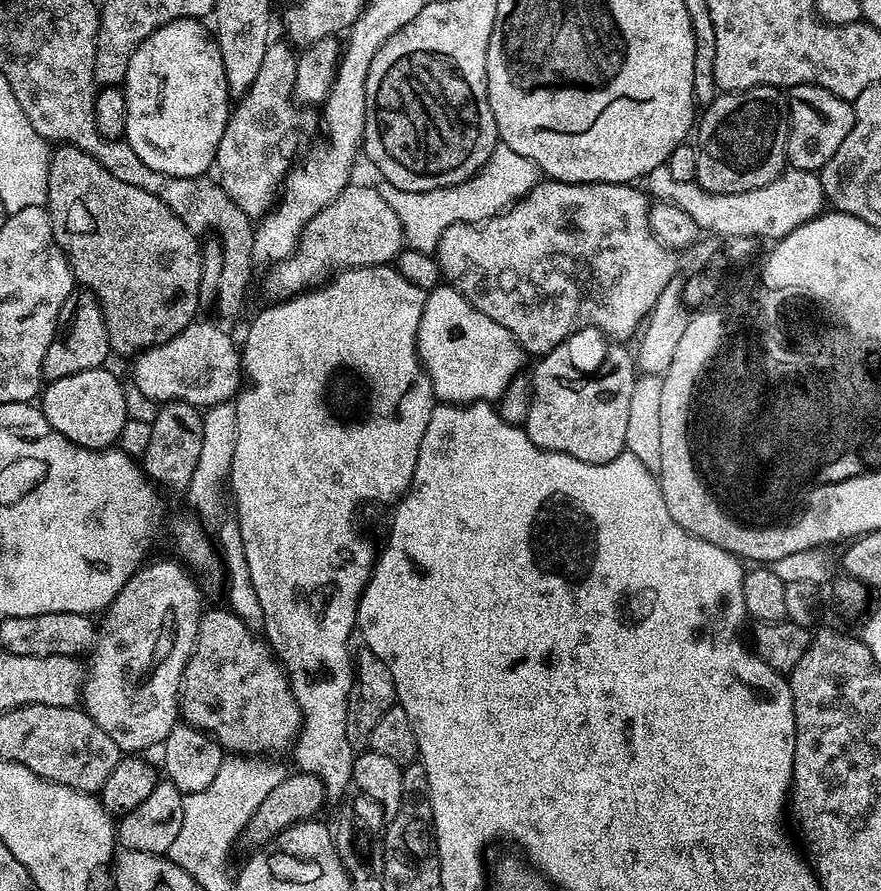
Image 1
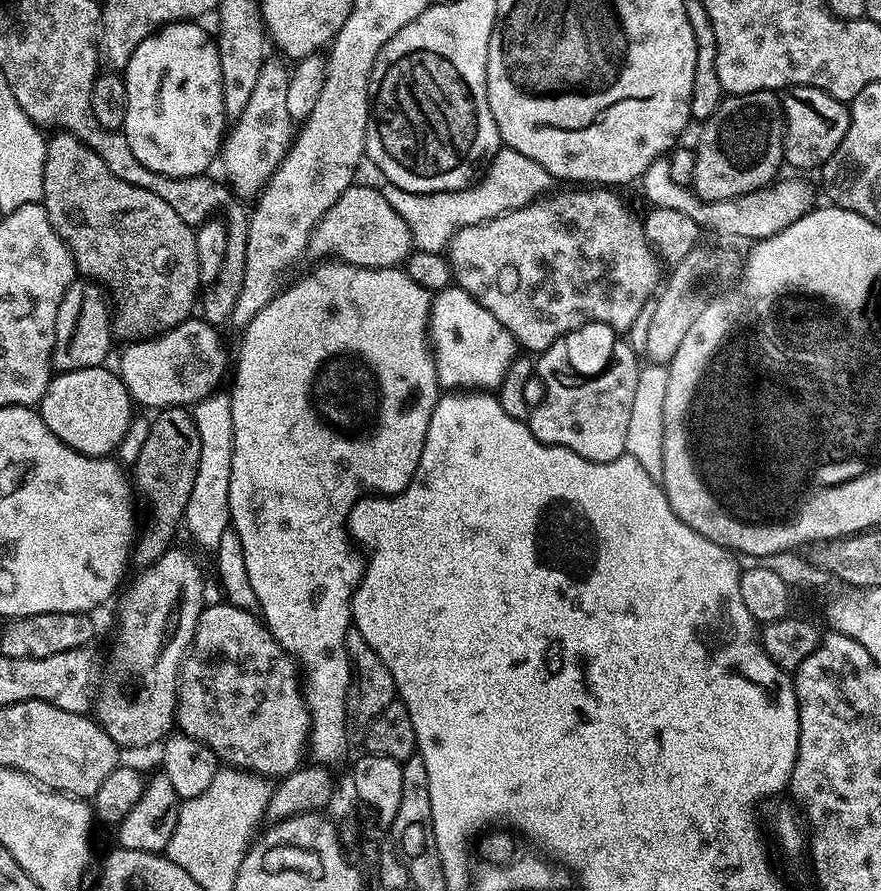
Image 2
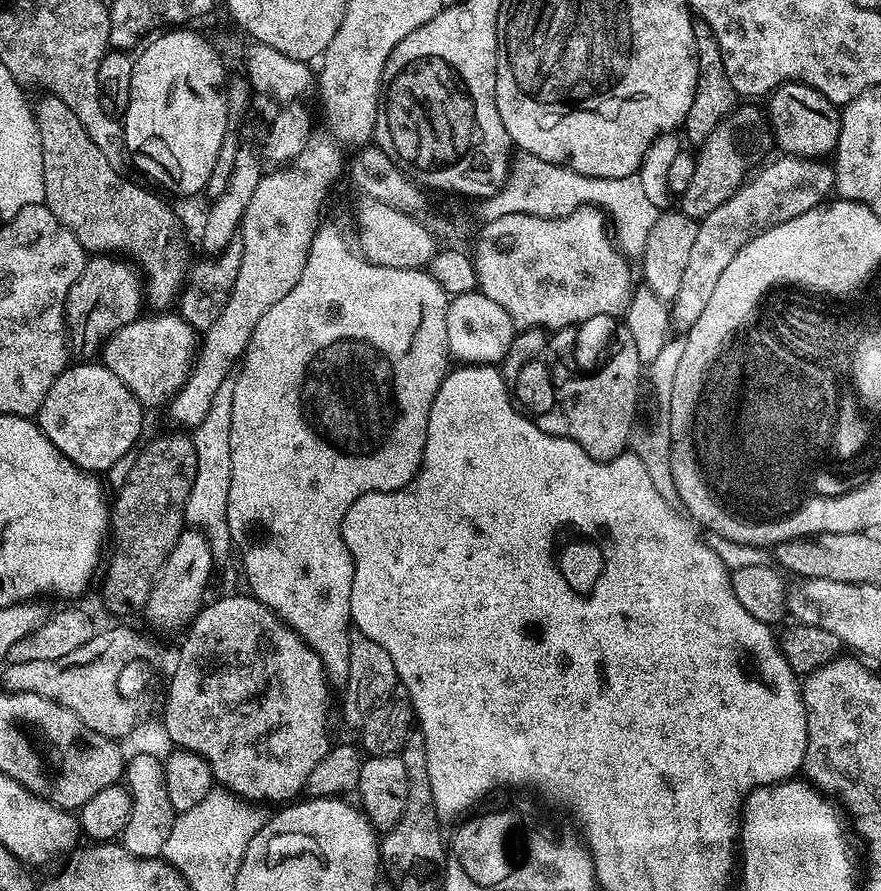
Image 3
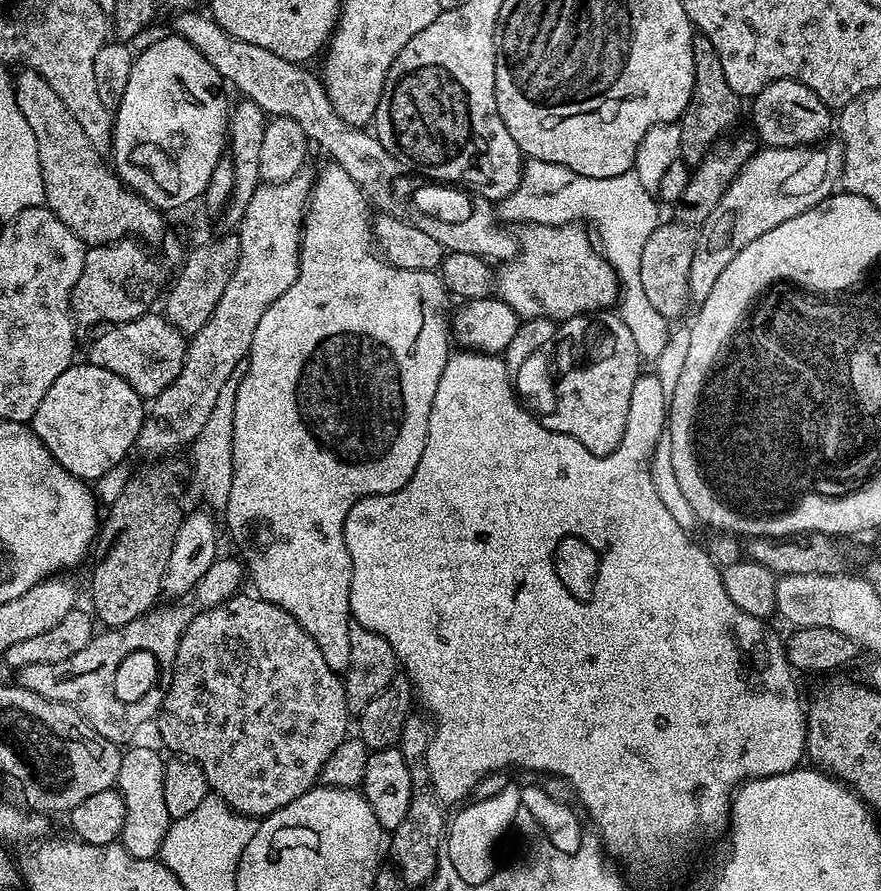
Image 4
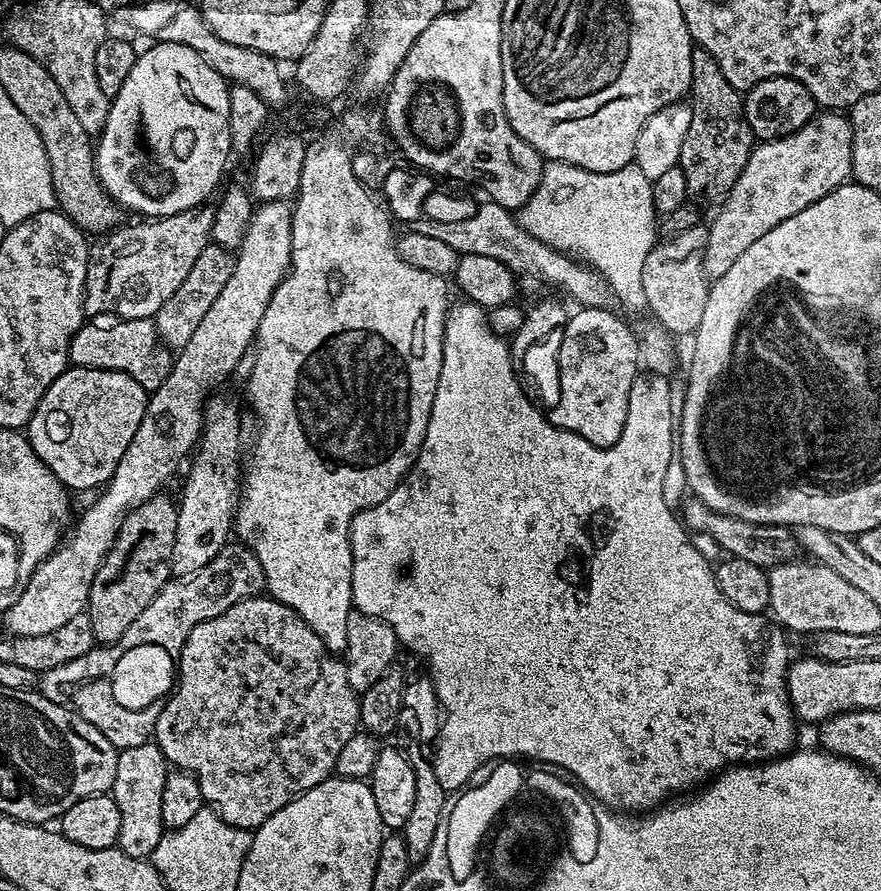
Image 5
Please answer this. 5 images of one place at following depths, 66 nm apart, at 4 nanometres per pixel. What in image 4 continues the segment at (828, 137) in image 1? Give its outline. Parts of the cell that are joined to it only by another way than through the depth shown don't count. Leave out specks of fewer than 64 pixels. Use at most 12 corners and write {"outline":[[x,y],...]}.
{"outline":[[802,82],[751,97],[760,144],[815,146],[834,112]]}

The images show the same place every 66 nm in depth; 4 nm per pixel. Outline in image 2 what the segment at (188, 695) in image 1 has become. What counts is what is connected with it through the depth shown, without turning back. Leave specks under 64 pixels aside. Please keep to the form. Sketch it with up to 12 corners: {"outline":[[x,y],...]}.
{"outline":[[209,603],[179,731],[233,770],[305,763],[301,669],[256,612]]}

